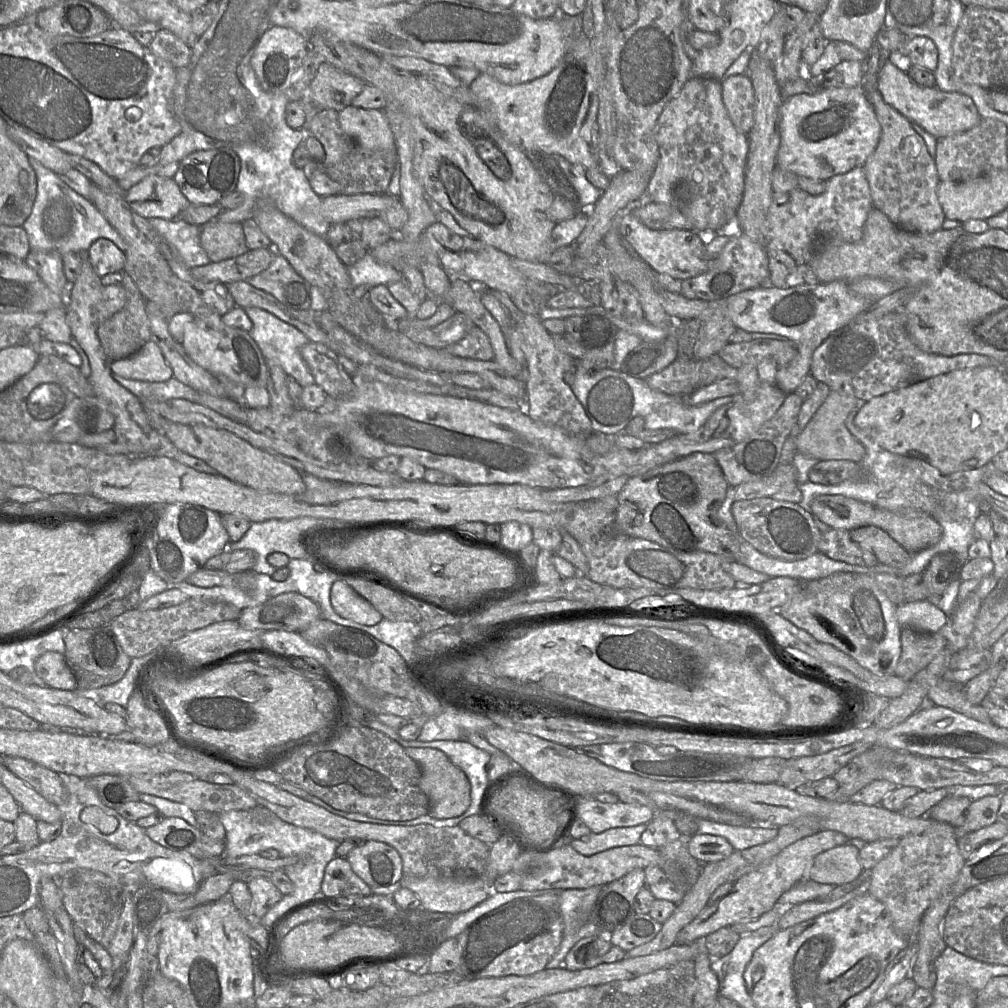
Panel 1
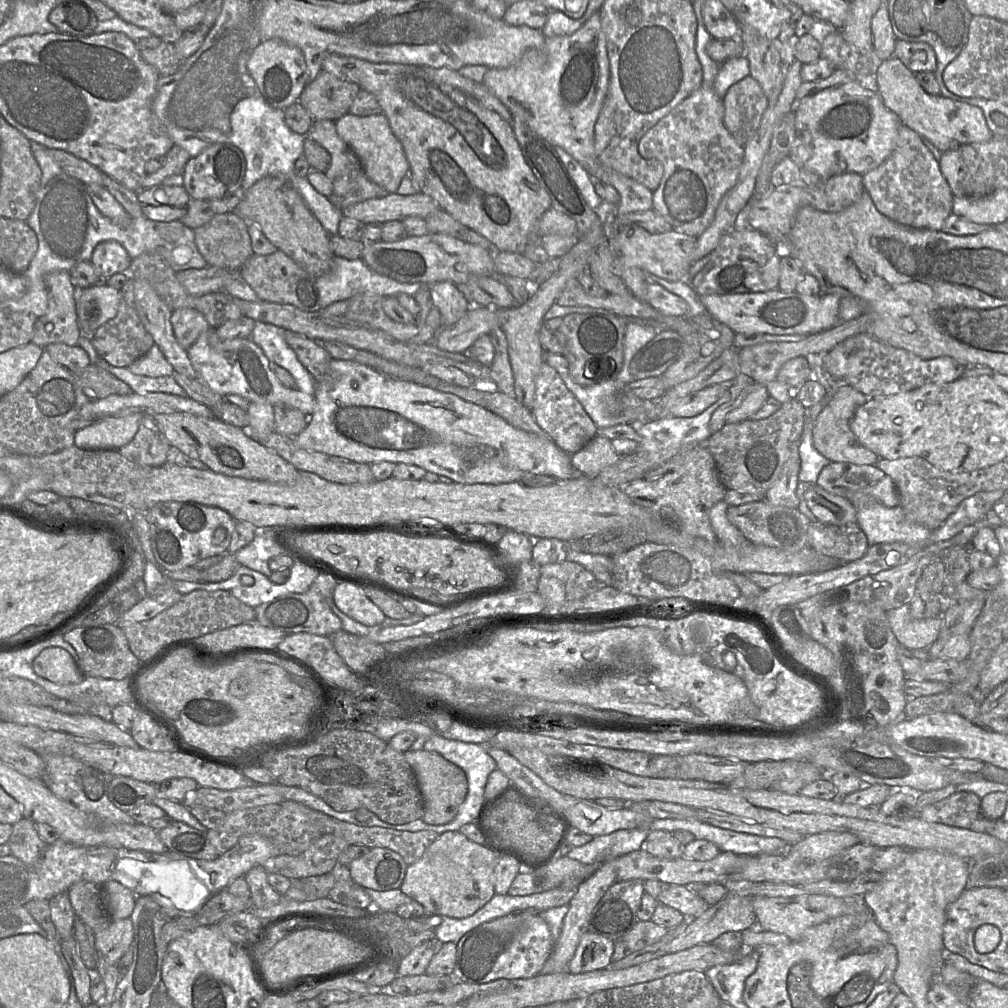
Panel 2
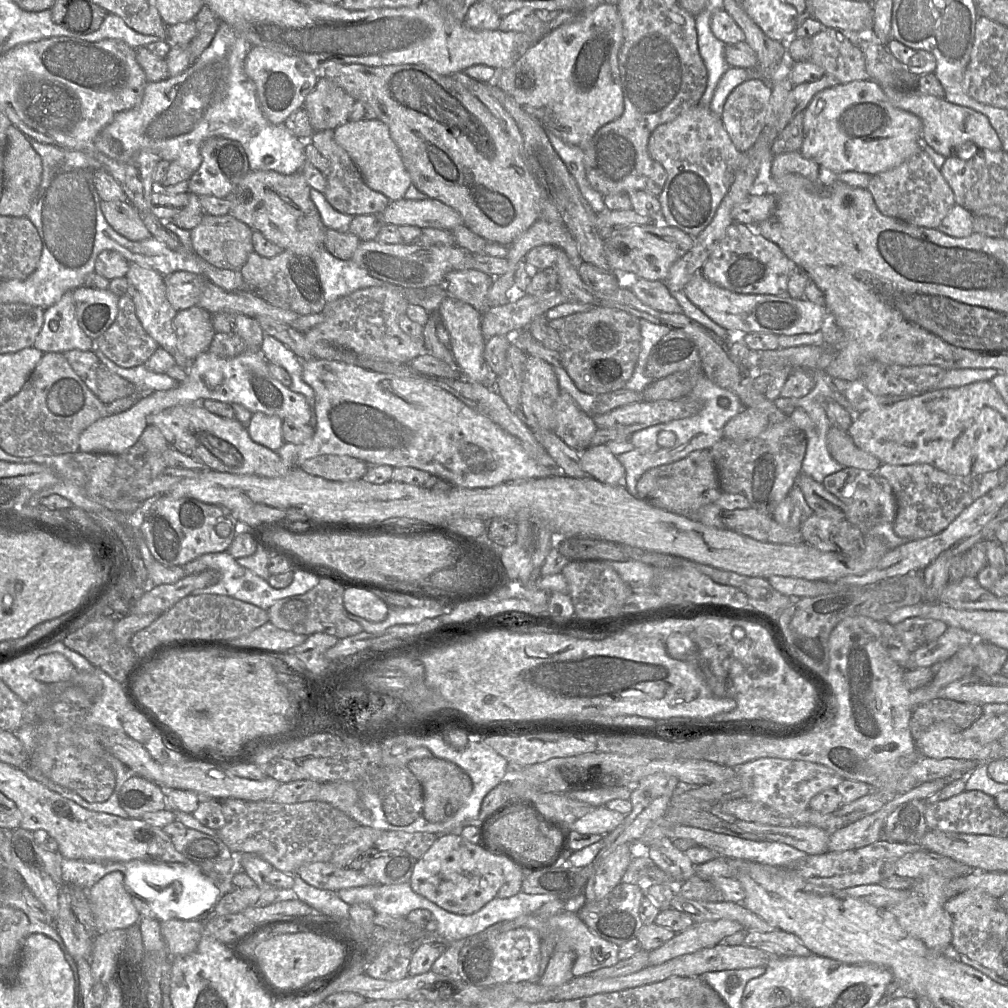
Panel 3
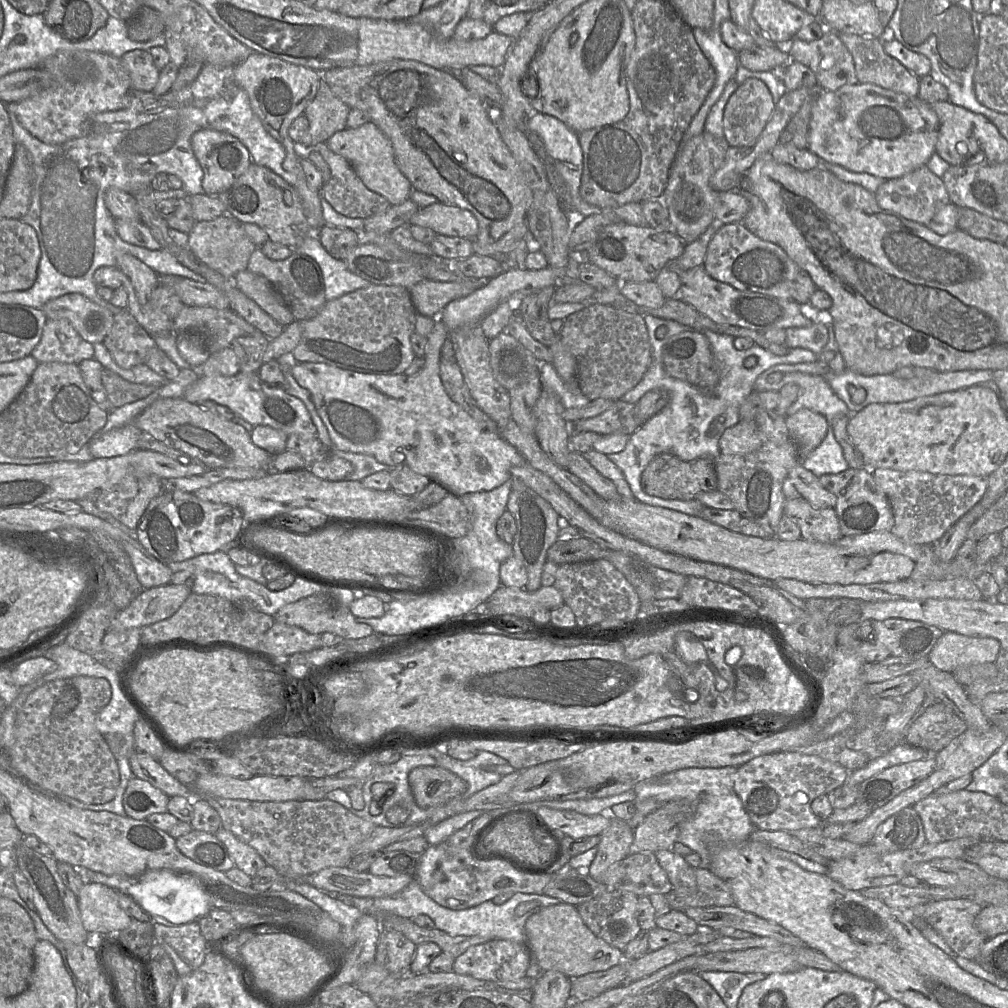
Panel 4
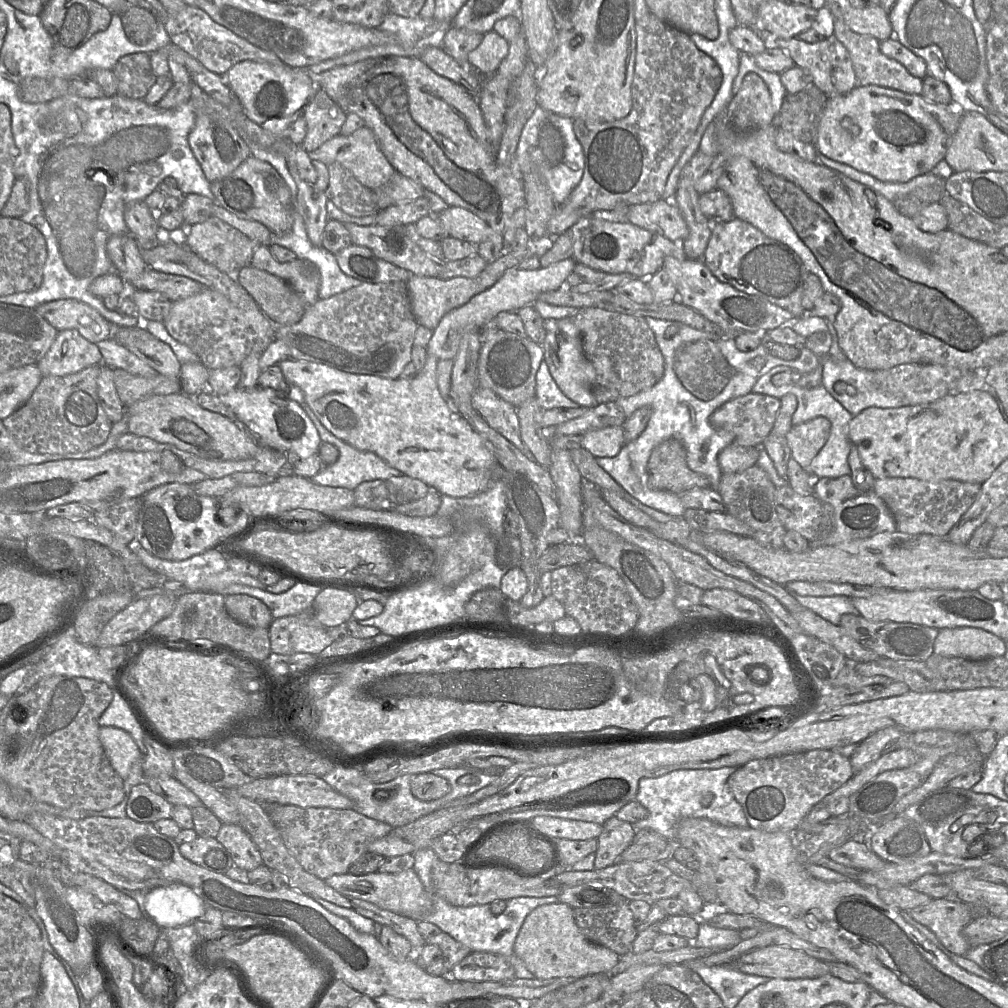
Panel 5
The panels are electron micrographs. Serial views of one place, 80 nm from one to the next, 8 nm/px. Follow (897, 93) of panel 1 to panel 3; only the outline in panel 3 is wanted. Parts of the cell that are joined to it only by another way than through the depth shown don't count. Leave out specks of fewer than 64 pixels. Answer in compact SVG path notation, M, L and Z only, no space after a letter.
M881 87L889 102L896 108L910 112L920 118L922 122L921 140L935 152L945 158L957 154L961 146L974 144L979 149L999 151L1001 141L991 126L988 118L973 109L950 103L942 98L928 95L918 88L903 90L893 87Z

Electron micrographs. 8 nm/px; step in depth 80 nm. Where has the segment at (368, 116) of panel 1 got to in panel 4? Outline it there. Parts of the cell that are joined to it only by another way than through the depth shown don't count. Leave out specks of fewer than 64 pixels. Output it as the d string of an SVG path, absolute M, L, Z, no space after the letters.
M372 121L358 128L345 128L329 138L326 144L351 164L369 190L386 198L391 205L401 204L409 198L413 187L399 170L390 141Z

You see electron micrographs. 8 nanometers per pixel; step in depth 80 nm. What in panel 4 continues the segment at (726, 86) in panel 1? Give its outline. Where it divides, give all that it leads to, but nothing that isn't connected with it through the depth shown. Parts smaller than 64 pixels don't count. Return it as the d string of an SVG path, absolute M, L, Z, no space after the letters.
M746 79L730 96L724 109L723 129L728 144L733 147L753 144L765 128L775 106L772 94L762 80Z

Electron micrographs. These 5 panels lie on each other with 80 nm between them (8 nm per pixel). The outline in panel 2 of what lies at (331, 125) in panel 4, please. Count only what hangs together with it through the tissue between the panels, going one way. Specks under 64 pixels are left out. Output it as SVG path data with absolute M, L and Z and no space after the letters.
M322 72L305 87L299 101L313 120L338 121L350 110L355 97L361 91L359 85Z

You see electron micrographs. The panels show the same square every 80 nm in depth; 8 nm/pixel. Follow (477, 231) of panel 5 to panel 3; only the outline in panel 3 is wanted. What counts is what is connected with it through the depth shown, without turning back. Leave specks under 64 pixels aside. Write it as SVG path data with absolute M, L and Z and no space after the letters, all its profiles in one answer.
M403 198L391 201L378 216L384 224L437 228L449 232L459 225L464 225L462 217L456 210L430 198L424 200Z

